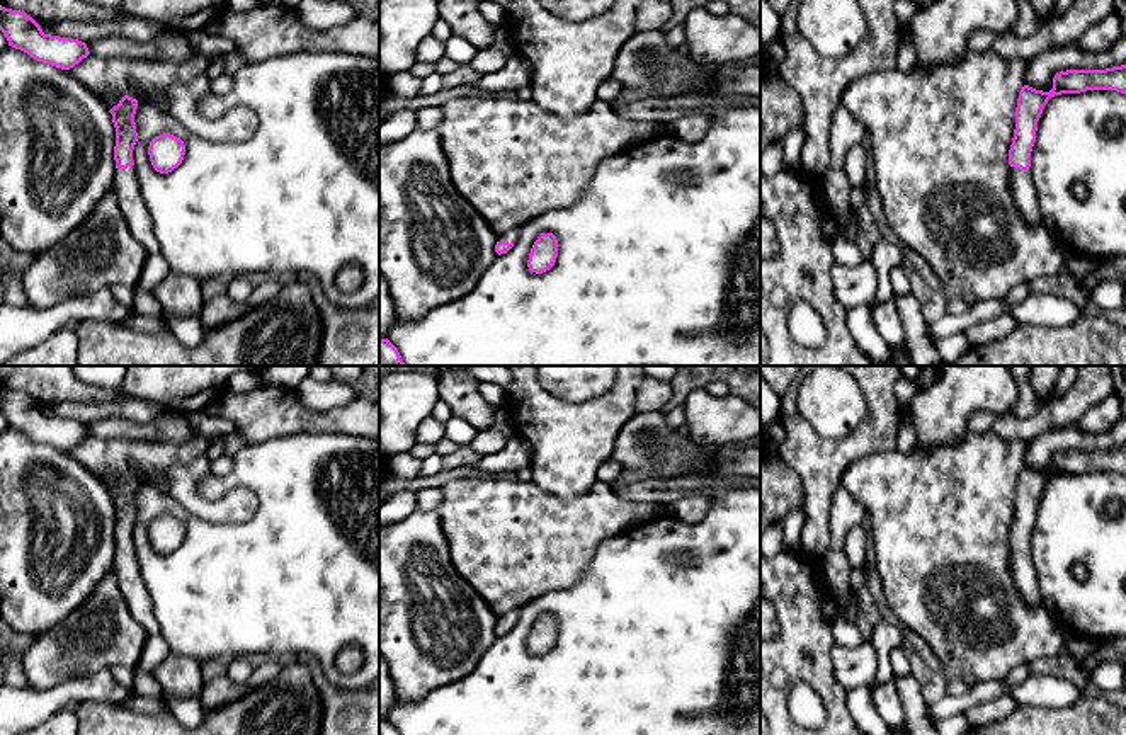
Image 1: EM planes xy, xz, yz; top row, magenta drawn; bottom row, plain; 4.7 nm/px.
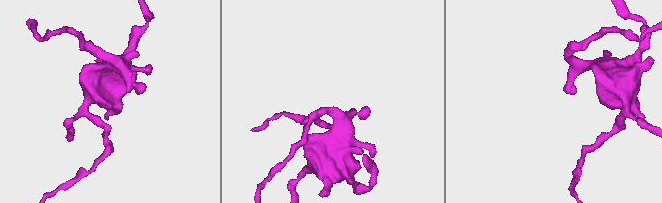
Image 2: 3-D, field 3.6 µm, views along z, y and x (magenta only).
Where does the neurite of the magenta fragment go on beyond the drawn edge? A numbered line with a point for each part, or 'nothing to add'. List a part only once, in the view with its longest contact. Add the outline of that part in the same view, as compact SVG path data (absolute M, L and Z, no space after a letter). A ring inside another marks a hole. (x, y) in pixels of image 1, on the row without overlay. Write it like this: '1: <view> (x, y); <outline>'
1: xy (126, 569); M134 546L114 551L112 572L133 618L148 635L160 633L160 624L153 612L153 601L143 582Z

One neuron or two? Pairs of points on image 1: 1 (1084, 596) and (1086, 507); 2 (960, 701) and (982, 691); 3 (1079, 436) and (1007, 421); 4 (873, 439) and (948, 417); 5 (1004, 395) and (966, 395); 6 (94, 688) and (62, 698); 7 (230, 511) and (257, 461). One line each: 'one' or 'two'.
1: one
2: one
3: two
4: two
5: one
6: one
7: two

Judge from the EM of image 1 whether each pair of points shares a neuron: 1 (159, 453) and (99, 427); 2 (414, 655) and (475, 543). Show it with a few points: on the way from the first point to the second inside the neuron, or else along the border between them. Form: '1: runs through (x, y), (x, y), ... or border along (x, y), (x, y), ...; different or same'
1: border along (90, 434), (167, 443); different
2: border along (443, 535), (451, 565), (485, 601); different

